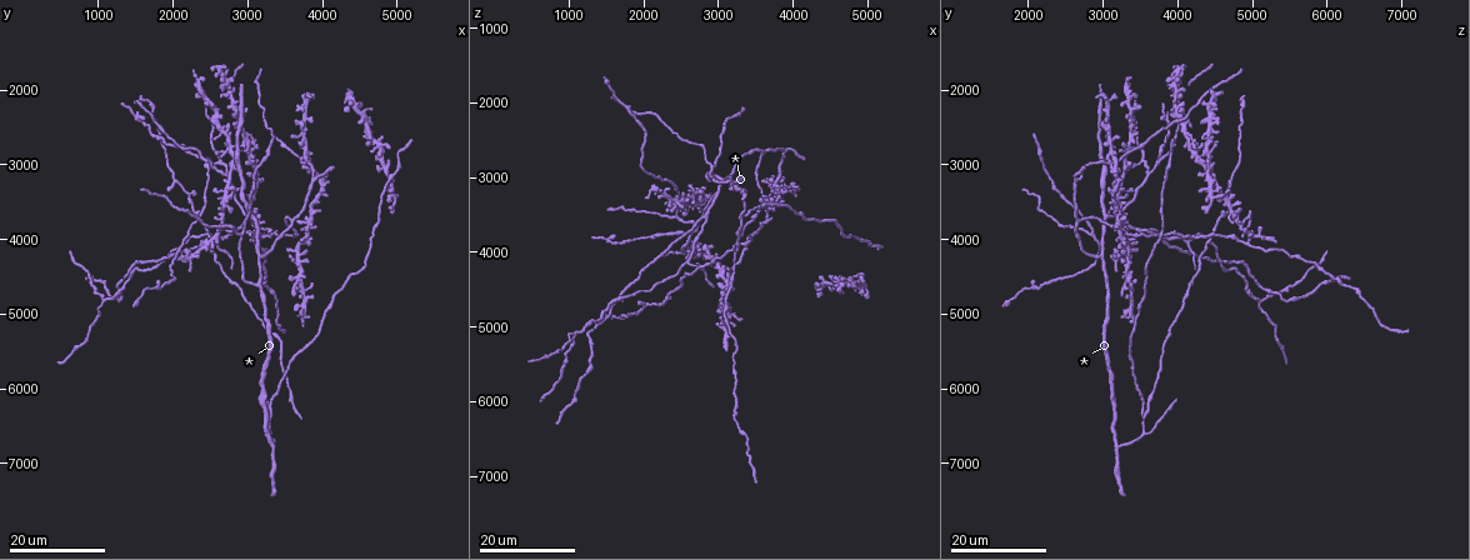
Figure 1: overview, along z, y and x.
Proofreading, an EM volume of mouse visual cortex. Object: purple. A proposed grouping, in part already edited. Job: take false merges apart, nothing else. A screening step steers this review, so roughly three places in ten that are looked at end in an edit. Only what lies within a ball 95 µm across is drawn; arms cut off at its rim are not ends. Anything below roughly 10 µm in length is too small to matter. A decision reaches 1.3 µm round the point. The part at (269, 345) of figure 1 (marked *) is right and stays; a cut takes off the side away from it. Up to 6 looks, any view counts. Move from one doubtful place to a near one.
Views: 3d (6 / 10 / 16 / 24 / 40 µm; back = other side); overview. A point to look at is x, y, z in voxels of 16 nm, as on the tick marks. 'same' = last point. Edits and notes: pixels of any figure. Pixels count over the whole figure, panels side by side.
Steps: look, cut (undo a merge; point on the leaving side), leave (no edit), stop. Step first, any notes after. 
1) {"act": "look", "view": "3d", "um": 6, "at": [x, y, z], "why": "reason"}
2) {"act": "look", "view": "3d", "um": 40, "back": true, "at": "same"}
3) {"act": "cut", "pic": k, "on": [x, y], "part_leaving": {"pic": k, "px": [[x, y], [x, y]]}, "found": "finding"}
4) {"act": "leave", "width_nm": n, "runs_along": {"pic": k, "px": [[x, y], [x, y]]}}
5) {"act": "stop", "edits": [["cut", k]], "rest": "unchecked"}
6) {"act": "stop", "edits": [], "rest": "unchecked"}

{"act": "look", "view": "3d", "um": 24, "at": [3550, 6050, 3700], "why": "thick turns thin"}

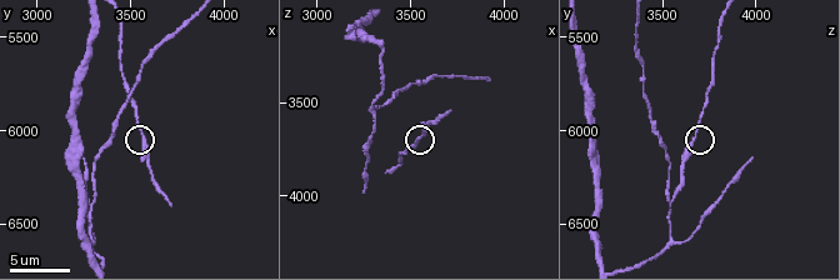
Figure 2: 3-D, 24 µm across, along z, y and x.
{"act": "look", "view": "3d", "um": 6, "at": [3580, 6040, 3660]}

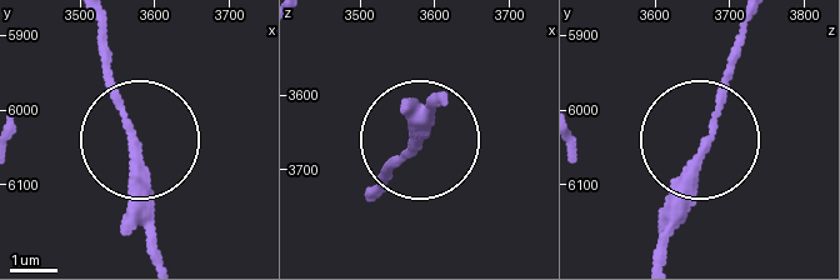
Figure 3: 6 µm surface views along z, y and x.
{"act": "leave", "runs_along": {"pic": 3, "px": [[374, 194], [430, 103]]}, "found": "all the same neuron"}

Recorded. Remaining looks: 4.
{"act": "look", "view": "3d", "um": 16, "at": [2800, 2050, 4000], "why": "looks like a crossing"}

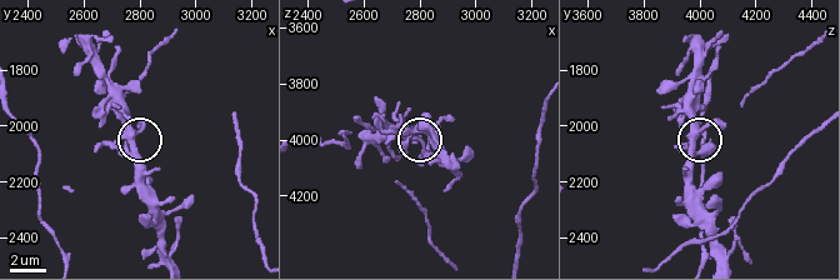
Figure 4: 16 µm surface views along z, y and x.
{"act": "look", "view": "3d", "um": 6, "at": [2790, 2030, 3990]}

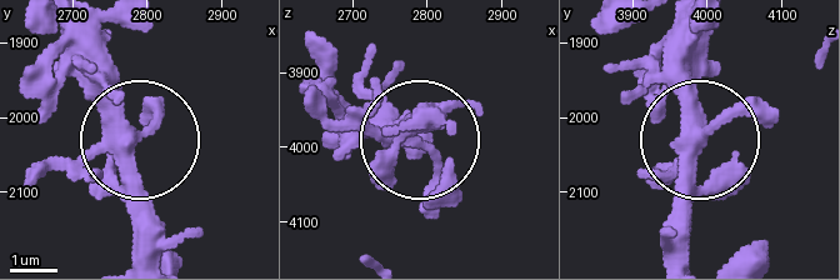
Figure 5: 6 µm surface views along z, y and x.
{"act": "leave", "arms": 4, "found": "continuous, no second neuron"}

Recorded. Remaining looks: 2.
{"act": "look", "view": "3d", "um": 24, "at": [2800, 3400, 3400], "why": "arms part here"}

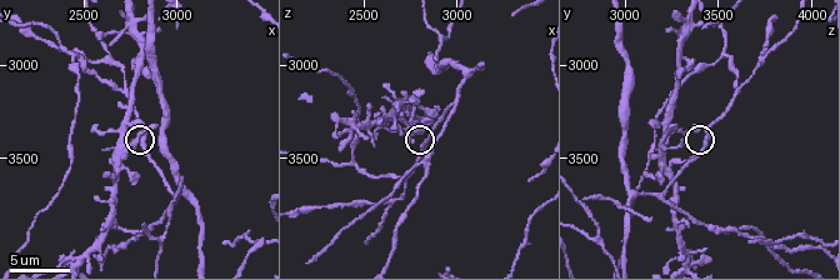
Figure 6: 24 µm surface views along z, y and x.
{"act": "look", "view": "3d", "um": 6, "at": [2800, 3420, 3420]}

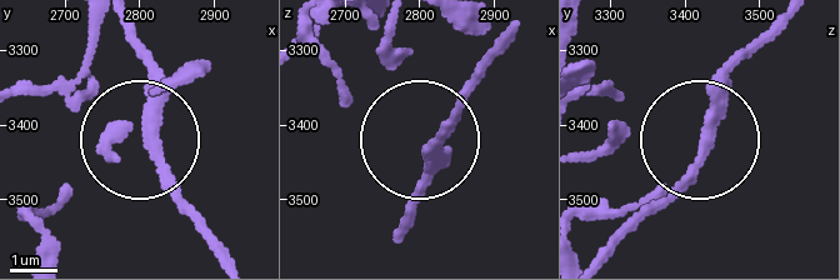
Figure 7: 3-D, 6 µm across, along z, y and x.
{"act": "leave", "side_arm_um": 36, "arms": 3, "found": "continuous, no second neuron"}

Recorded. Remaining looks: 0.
{"act": "stop", "edits": [], "rest": "unchecked"}

